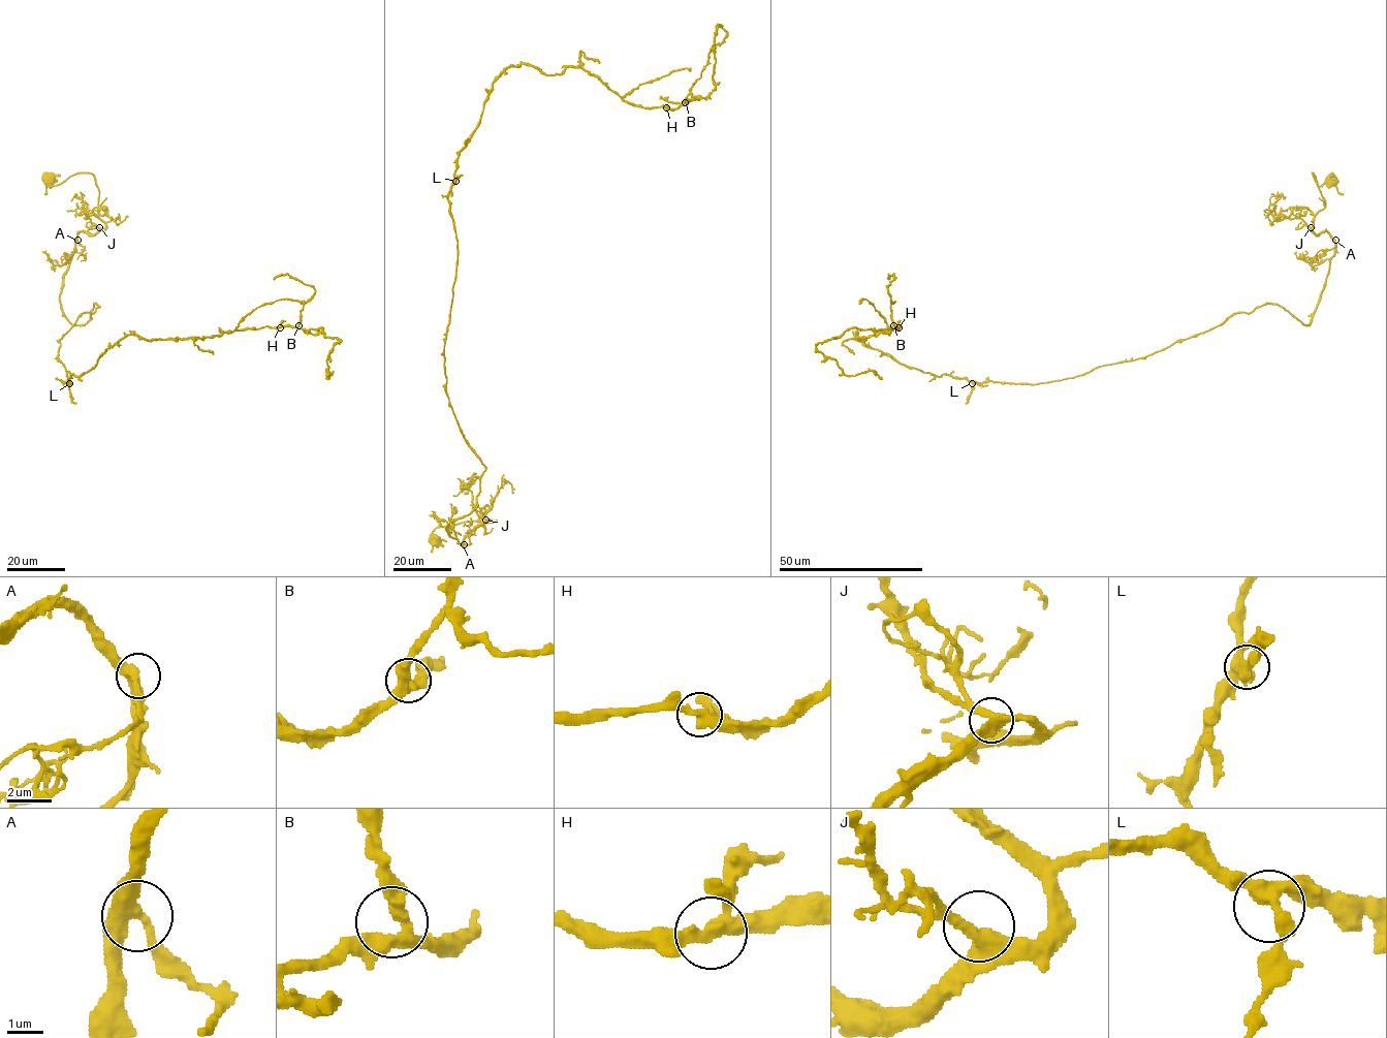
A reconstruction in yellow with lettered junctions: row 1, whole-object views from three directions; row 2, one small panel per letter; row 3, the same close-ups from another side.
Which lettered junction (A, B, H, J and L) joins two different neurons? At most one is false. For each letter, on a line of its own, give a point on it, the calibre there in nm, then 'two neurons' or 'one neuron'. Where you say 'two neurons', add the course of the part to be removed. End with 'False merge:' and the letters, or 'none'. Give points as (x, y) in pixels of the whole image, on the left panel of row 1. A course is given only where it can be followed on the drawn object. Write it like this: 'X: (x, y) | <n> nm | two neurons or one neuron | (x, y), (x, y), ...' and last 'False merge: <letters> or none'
A: (77, 240) | 360 nm | one neuron
B: (298, 325) | 320 nm | one neuron
H: (280, 327) | 360 nm | one neuron
J: (99, 227) | 380 nm | one neuron
L: (69, 383) | 380 nm | one neuron
False merge: none

